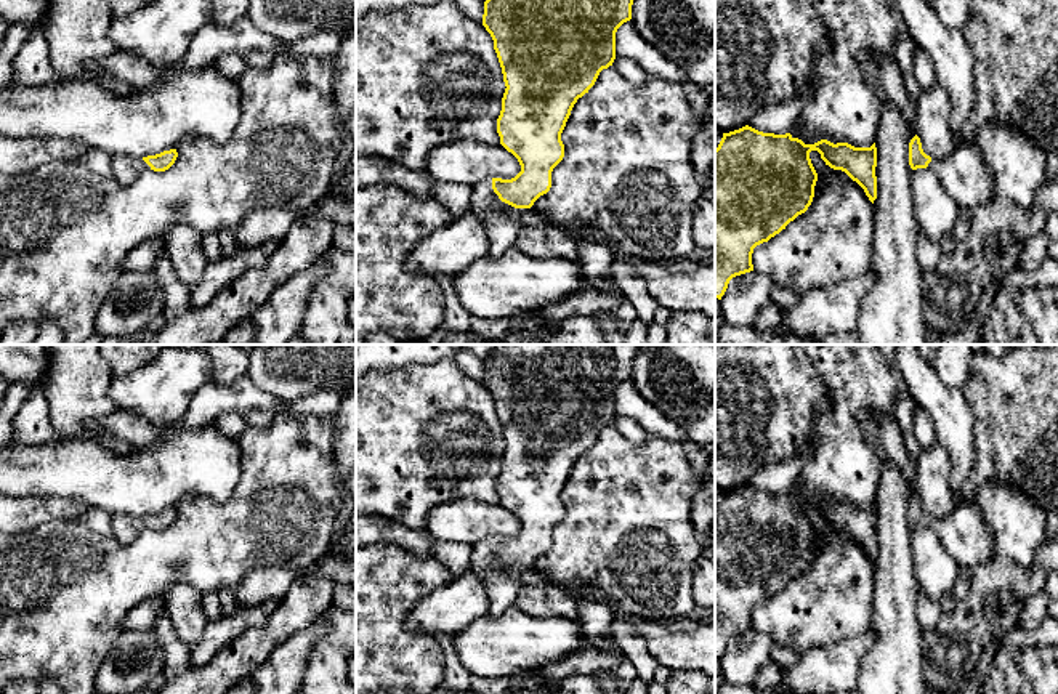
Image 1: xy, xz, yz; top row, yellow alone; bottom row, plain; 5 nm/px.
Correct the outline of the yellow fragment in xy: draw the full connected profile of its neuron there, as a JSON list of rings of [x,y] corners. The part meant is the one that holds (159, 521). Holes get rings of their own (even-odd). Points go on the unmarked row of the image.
[[[176,508],[164,510],[155,514],[147,514],[143,518],[130,514],[114,514],[112,516],[112,537],[120,543],[139,535],[146,529],[165,531],[168,529],[178,516]]]

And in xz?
[[[494,345],[484,361],[483,385],[494,399],[505,452],[497,478],[500,503],[511,511],[521,531],[511,539],[492,537],[471,547],[470,571],[486,585],[489,617],[500,617],[515,606],[523,583],[502,572],[500,566],[531,567],[551,547],[551,531],[564,516],[561,492],[579,457],[595,444],[600,431],[616,418],[616,391],[632,378],[632,364],[640,345]]]

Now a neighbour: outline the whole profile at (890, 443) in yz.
[[[894,417],[886,418],[883,423],[867,420],[864,430],[877,442],[882,465],[886,462],[893,463],[914,486],[915,462],[907,454],[898,420]]]

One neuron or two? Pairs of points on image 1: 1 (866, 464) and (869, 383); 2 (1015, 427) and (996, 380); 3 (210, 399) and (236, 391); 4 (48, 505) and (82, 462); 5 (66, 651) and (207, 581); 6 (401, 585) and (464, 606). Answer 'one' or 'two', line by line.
1: one
2: one
3: one
4: two
5: one
6: two

